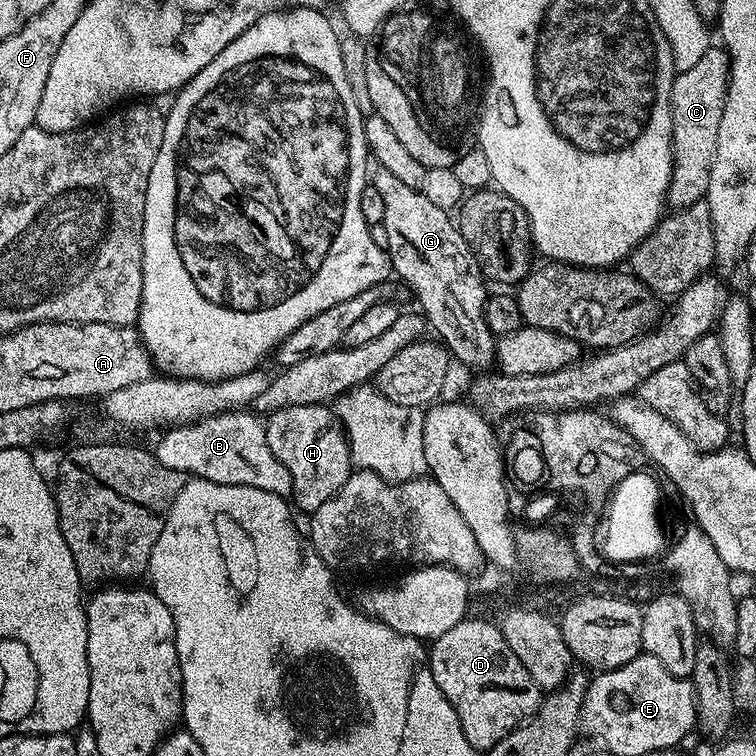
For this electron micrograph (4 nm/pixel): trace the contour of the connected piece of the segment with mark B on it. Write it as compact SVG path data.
M223 411L197 422L169 427L164 432L168 433L154 447L154 455L162 466L197 480L209 480L226 486L254 486L270 494L291 497L290 470L274 458L274 450L270 450L270 442L266 442L264 425L265 421L251 411Z

